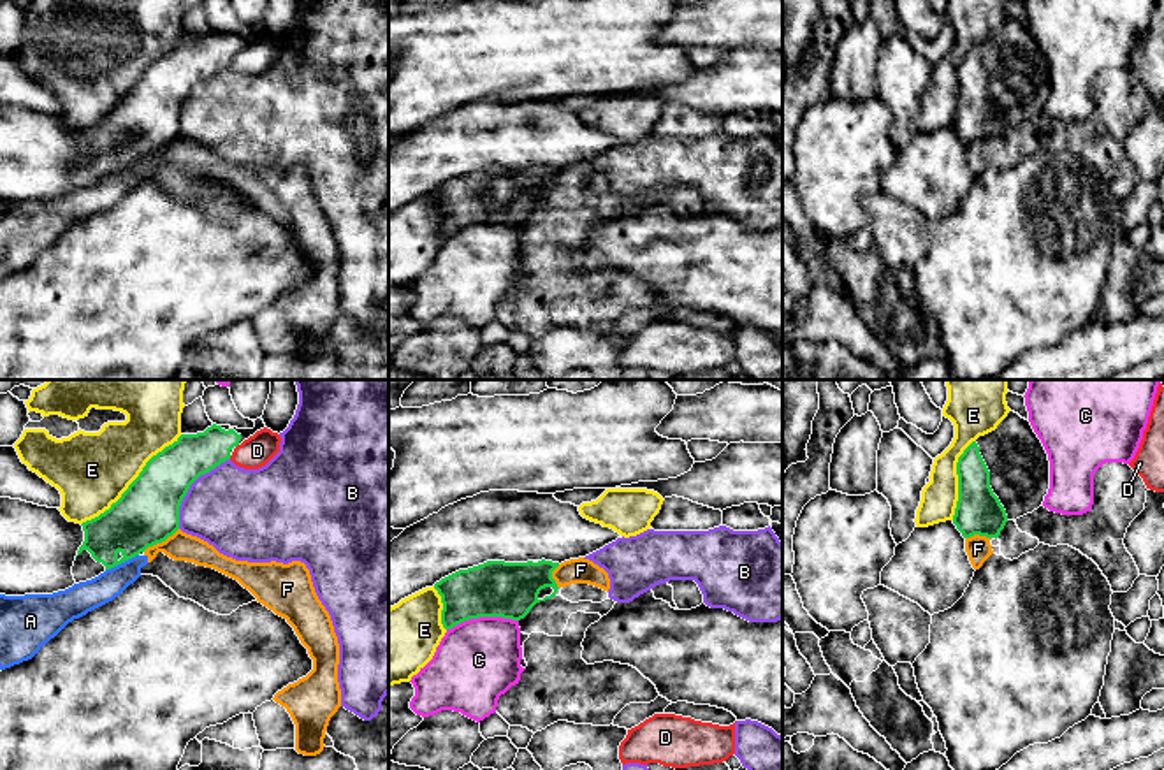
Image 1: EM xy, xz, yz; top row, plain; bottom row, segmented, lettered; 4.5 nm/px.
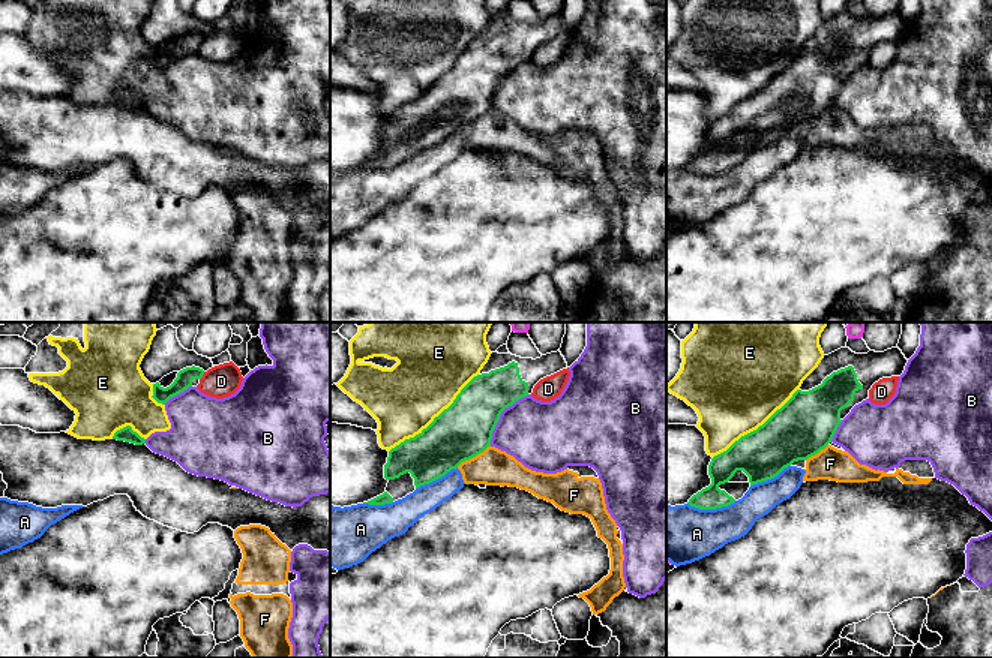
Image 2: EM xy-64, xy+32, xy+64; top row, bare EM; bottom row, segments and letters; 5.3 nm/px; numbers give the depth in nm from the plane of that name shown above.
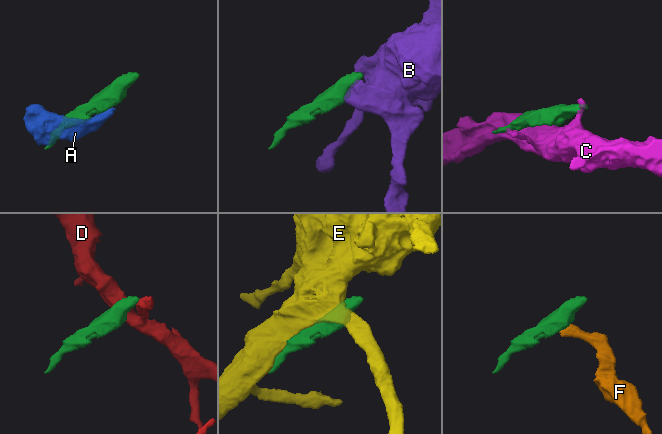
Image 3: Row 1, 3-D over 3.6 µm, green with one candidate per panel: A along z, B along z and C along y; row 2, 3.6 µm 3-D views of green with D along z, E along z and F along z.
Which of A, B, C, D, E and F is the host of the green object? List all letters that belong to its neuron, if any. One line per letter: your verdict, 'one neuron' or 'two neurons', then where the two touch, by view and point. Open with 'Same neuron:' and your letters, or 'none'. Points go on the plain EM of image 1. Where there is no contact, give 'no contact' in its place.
Same neuron: none
A: two neurons | xy (122, 167)
B: two neurons | xy (189, 94)
C: two neurons | xz (482, 222)
D: two neurons | no contact
E: two neurons | xy (132, 88)
F: two neurons | xy (160, 148)

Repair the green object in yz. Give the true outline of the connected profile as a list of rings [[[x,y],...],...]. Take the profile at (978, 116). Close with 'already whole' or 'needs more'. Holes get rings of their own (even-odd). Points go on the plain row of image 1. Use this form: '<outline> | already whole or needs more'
[[[1015,18],[964,56],[957,81],[953,130],[964,144],[999,144],[1008,127],[1043,113],[1050,95],[1048,60],[1030,28]]] | needs more

